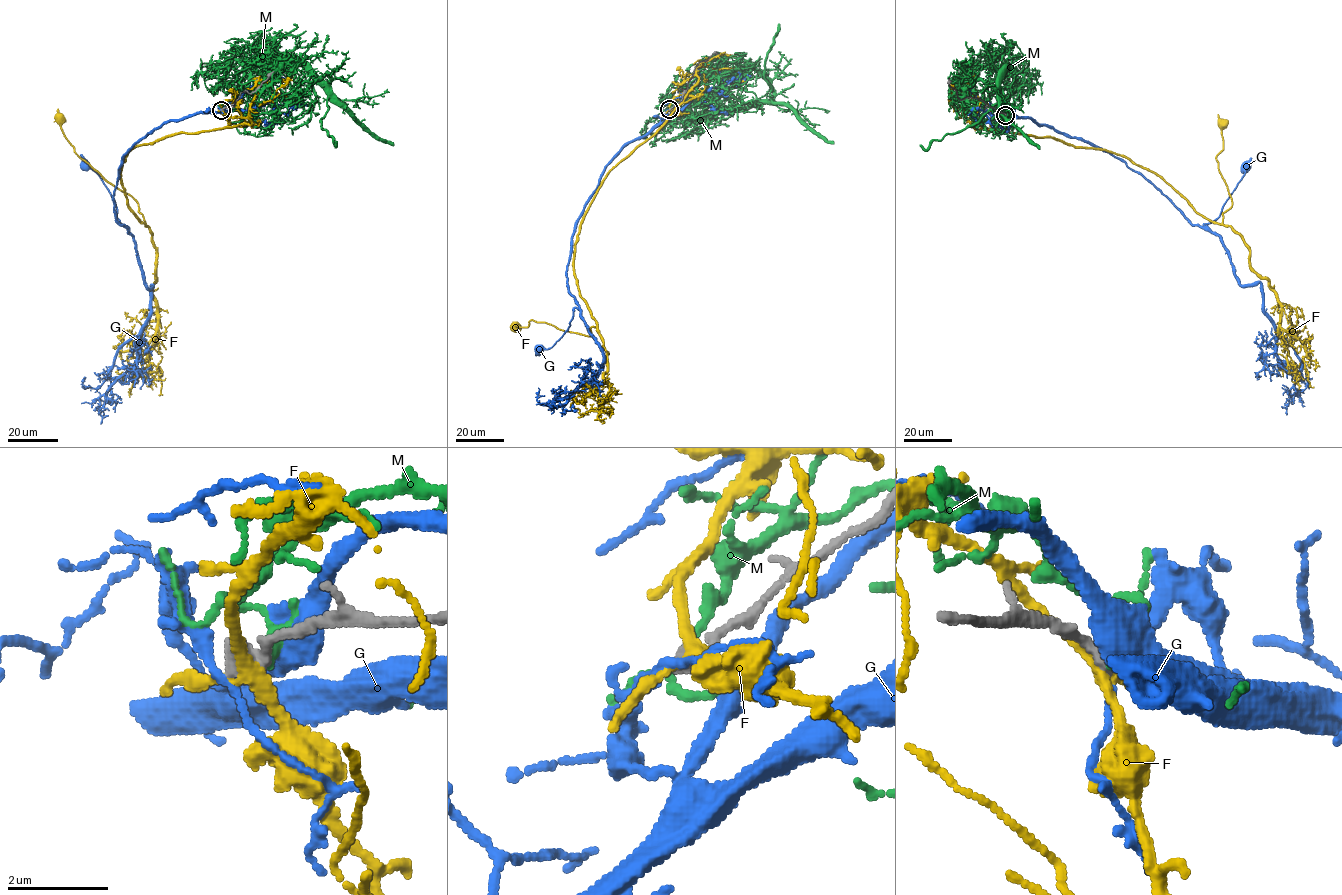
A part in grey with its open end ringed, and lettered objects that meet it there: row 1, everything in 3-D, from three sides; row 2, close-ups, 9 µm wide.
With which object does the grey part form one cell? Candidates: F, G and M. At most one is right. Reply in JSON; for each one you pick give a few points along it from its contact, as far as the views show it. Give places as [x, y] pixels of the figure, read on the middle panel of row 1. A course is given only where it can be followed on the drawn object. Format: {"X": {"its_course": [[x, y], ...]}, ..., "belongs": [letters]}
{"belongs": []}

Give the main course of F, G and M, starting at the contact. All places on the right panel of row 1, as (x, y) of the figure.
F: (1005, 114), (990, 107), (995, 131), (1126, 157), (1222, 224), (1232, 204), (1216, 159), (1223, 124)
G: (1005, 115), (1029, 117), (1107, 151), (1202, 228), (1219, 216), (1244, 167)
M: (1005, 114), (996, 107), (1010, 95), (1007, 68), (997, 102), (975, 123), (926, 149), (920, 144)

